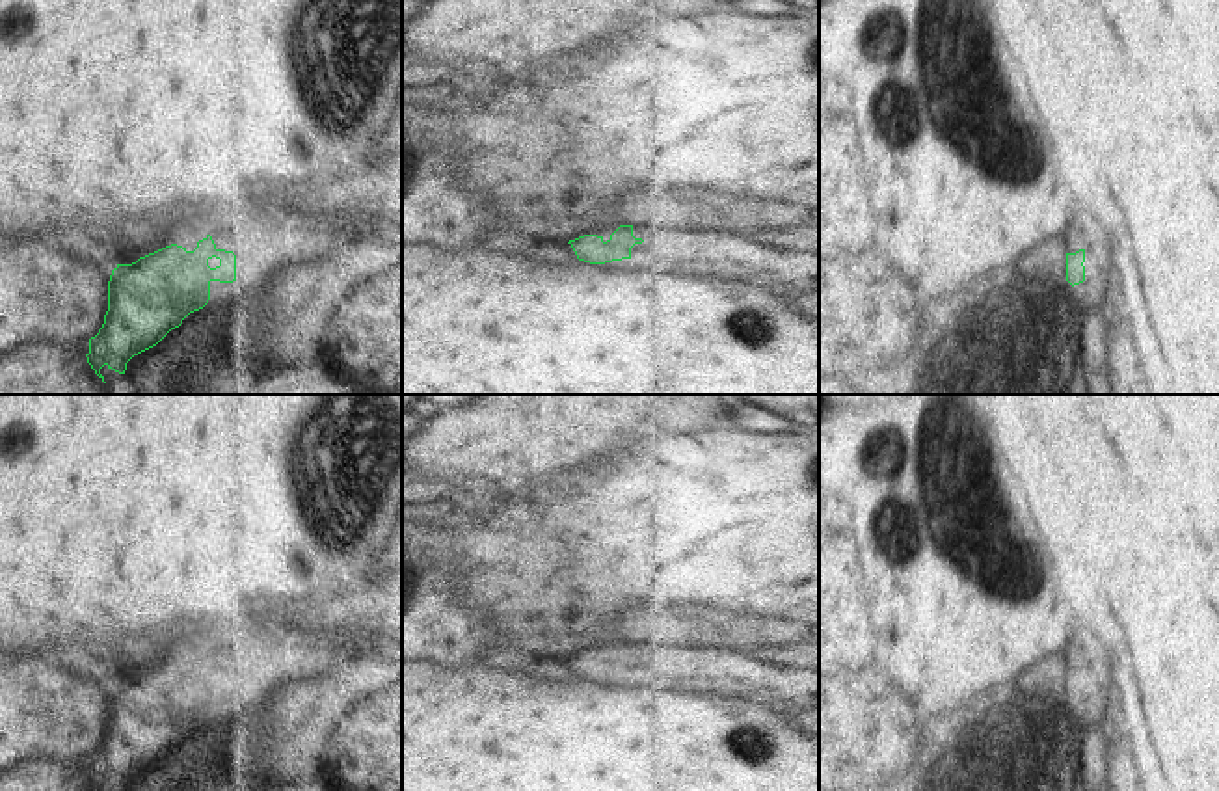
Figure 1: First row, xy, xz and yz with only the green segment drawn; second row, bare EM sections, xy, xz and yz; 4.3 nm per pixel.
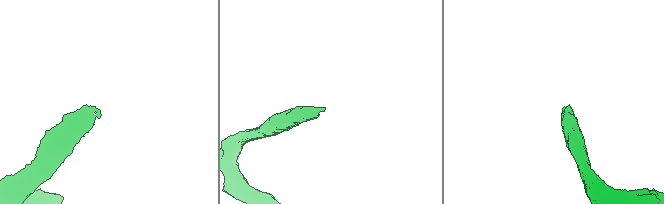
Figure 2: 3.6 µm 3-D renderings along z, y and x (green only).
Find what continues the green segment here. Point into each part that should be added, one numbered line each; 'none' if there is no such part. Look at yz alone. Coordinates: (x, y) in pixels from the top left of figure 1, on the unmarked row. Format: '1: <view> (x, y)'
1: yz (1084, 650)

